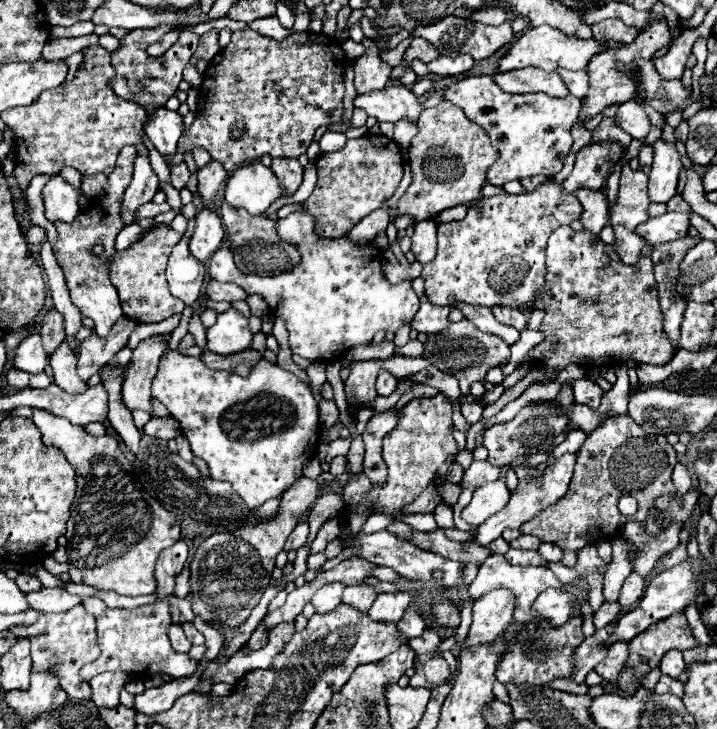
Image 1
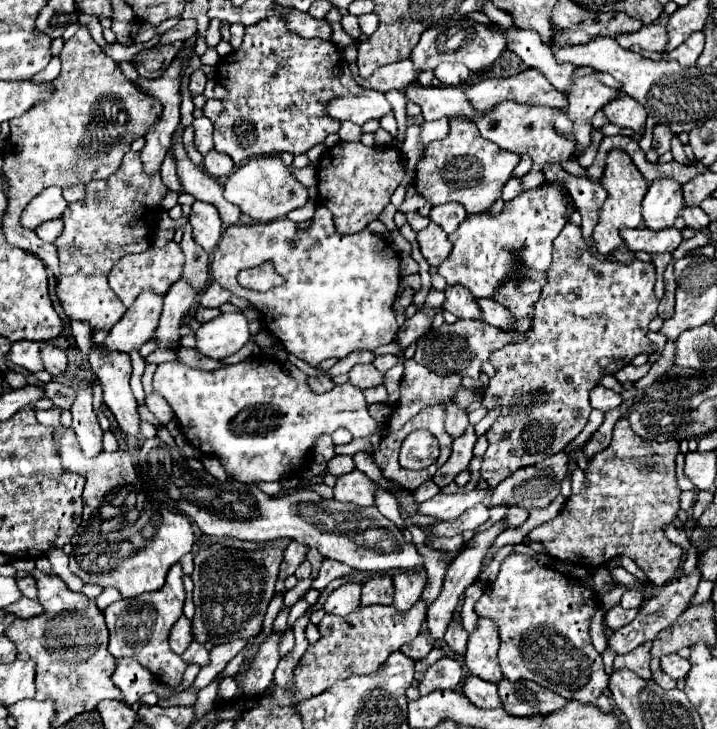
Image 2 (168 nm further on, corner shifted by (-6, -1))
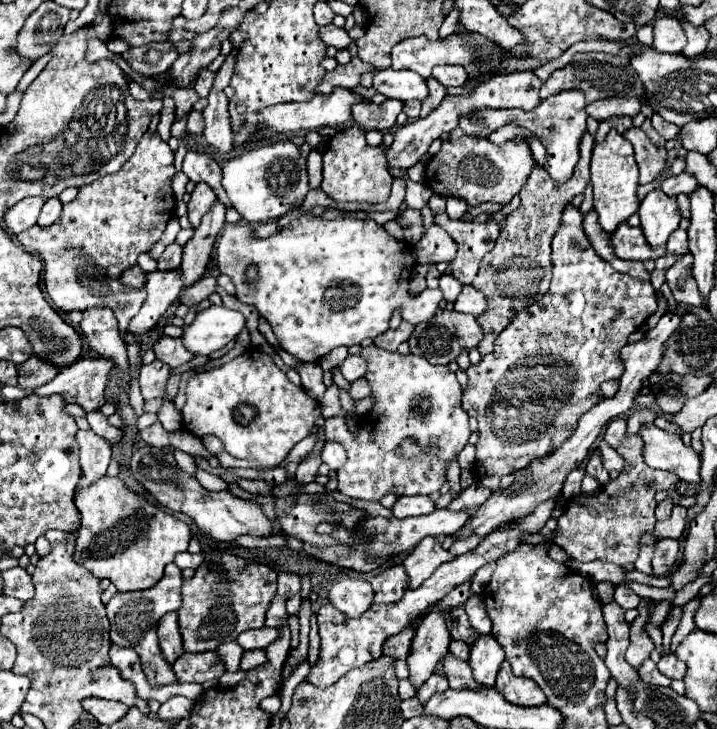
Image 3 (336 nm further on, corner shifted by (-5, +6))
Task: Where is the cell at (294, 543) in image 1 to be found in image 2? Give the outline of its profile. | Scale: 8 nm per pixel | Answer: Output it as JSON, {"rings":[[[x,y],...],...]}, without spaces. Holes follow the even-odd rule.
{"rings":[[[291,542],[291,544],[287,546],[285,558],[283,558],[285,564],[281,564],[281,572],[279,572],[279,578],[281,578],[281,580],[285,580],[285,578],[289,578],[289,576],[295,574],[297,566],[305,560],[305,552],[307,552],[305,544],[293,544],[293,542]]]}

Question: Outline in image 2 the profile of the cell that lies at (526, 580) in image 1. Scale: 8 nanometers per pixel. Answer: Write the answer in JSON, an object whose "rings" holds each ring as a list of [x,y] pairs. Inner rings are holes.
{"rings":[[[511,552],[499,570],[497,580],[485,590],[485,594],[475,604],[475,612],[481,618],[495,622],[501,638],[499,664],[507,680],[533,680],[539,686],[547,686],[555,694],[567,700],[579,700],[585,704],[595,704],[597,698],[609,684],[609,676],[603,668],[601,654],[595,652],[589,636],[589,626],[593,614],[599,610],[599,598],[583,582],[569,578],[555,568],[541,564],[525,554]]]}

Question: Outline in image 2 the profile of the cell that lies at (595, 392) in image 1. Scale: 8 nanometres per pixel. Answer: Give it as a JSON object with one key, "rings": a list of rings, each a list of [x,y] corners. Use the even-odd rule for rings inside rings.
{"rings":[[[595,386],[591,392],[591,406],[599,408],[599,410],[613,410],[617,406],[621,406],[623,398],[621,394],[605,388],[605,386]]]}

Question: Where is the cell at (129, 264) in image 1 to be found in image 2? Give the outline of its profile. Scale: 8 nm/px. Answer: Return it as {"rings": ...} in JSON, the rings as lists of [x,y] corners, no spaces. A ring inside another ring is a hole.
{"rings":[[[169,242],[165,248],[153,246],[153,248],[149,248],[149,252],[121,258],[109,274],[109,286],[121,298],[121,302],[125,306],[131,306],[135,302],[135,298],[147,288],[153,288],[155,292],[165,294],[171,288],[171,284],[181,278],[183,264],[185,264],[185,256],[177,242]]]}

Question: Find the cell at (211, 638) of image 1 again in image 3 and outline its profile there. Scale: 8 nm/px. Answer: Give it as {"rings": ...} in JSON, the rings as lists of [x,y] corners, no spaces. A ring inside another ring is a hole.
{"rings":[[[264,627],[264,629],[254,629],[254,631],[248,631],[248,633],[240,633],[240,637],[236,639],[236,643],[248,651],[248,649],[262,649],[262,647],[268,647],[274,639],[278,639],[278,629],[274,627]]]}

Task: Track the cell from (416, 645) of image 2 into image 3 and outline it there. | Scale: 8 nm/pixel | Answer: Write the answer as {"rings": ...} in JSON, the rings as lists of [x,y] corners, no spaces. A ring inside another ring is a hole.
{"rings":[[[414,629],[402,631],[396,637],[386,639],[384,643],[384,653],[386,655],[394,655],[398,659],[406,659],[406,655],[410,653],[410,645],[412,645],[412,637],[414,637]]]}

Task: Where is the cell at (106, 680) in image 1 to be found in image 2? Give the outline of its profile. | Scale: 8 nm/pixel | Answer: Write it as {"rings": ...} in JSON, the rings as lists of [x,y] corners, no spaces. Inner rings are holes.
{"rings":[[[121,658],[117,660],[113,684],[125,694],[125,702],[133,706],[135,702],[141,700],[143,694],[153,692],[159,682],[141,664],[137,664],[137,660]]]}

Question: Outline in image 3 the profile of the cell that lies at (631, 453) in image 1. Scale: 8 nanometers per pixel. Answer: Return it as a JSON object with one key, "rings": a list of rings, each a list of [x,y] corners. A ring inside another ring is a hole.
{"rings":[[[618,417],[614,421],[608,423],[606,431],[604,431],[604,441],[608,441],[608,445],[612,445],[612,449],[616,449],[616,453],[620,453],[624,457],[624,469],[620,471],[620,475],[616,479],[610,479],[608,483],[604,483],[600,487],[600,491],[596,495],[576,495],[574,499],[570,499],[564,507],[564,513],[558,517],[558,527],[556,527],[556,535],[552,539],[552,543],[560,545],[572,559],[576,561],[608,561],[608,563],[616,563],[616,565],[624,565],[624,563],[634,563],[638,553],[640,553],[640,539],[642,535],[650,535],[654,539],[654,575],[662,577],[668,575],[676,569],[678,557],[680,557],[680,543],[676,539],[662,539],[654,533],[654,525],[656,525],[656,499],[654,495],[658,491],[668,491],[672,487],[676,487],[676,483],[680,481],[676,477],[676,473],[668,473],[668,471],[656,471],[656,469],[648,469],[648,465],[644,465],[644,441],[640,441],[640,435],[626,435],[626,419]]]}

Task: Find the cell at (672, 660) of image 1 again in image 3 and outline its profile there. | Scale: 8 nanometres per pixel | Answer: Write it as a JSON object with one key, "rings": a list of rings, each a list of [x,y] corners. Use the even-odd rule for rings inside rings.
{"rings":[[[664,655],[658,661],[658,669],[670,679],[684,679],[684,673],[686,673],[686,665],[678,661],[676,655]]]}

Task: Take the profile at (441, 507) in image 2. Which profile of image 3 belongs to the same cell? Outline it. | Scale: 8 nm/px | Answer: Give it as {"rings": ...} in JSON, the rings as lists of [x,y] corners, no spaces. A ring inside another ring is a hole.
{"rings":[[[398,497],[398,501],[392,507],[394,517],[414,517],[414,515],[426,515],[432,513],[436,505],[430,497]]]}

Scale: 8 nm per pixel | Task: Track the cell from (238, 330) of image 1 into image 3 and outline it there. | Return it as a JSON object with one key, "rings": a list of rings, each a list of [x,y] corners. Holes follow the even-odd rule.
{"rings":[[[210,305],[188,325],[182,341],[194,355],[210,355],[234,341],[244,327],[246,319],[240,311],[232,311],[224,305]]]}

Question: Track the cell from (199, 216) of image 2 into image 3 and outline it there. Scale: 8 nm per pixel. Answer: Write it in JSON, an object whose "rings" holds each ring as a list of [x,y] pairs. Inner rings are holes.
{"rings":[[[198,183],[196,189],[192,191],[192,199],[188,203],[188,219],[192,223],[192,227],[196,229],[200,225],[200,219],[204,213],[208,213],[208,209],[216,203],[216,195],[214,191],[206,185],[206,183]]]}

